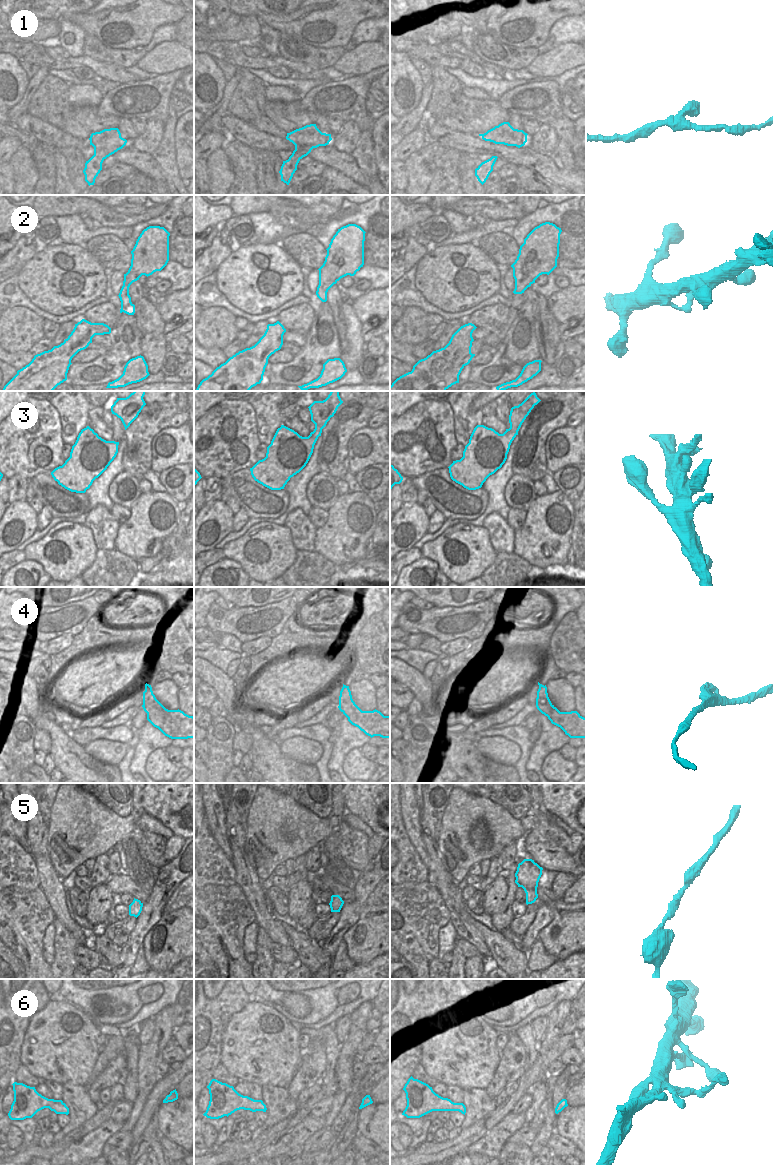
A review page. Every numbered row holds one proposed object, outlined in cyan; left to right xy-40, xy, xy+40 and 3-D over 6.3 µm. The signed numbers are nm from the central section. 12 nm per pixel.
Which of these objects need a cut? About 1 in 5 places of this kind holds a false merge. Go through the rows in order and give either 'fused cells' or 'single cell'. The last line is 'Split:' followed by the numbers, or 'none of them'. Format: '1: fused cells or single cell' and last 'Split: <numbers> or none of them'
1: single cell
2: single cell
3: single cell
4: fused cells
5: single cell
6: single cell
Split: 4

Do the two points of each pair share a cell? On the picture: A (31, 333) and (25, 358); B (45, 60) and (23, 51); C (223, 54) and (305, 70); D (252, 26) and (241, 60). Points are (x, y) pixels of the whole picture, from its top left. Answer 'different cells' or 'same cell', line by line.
A: different cells
B: same cell
C: same cell
D: different cells

